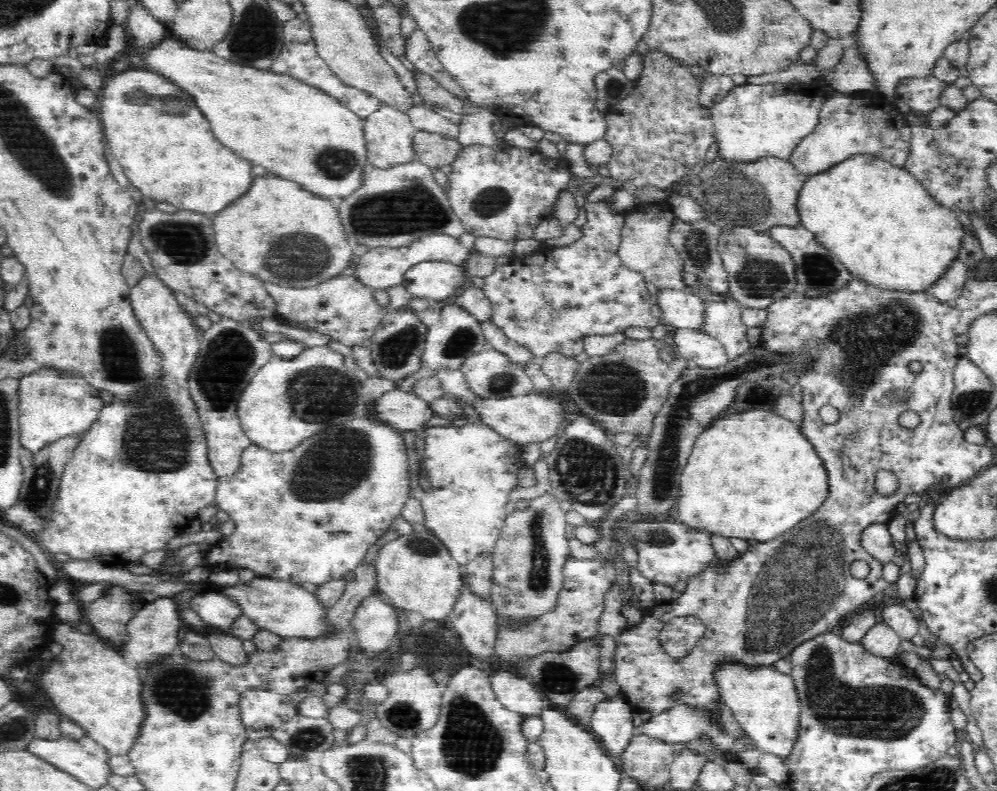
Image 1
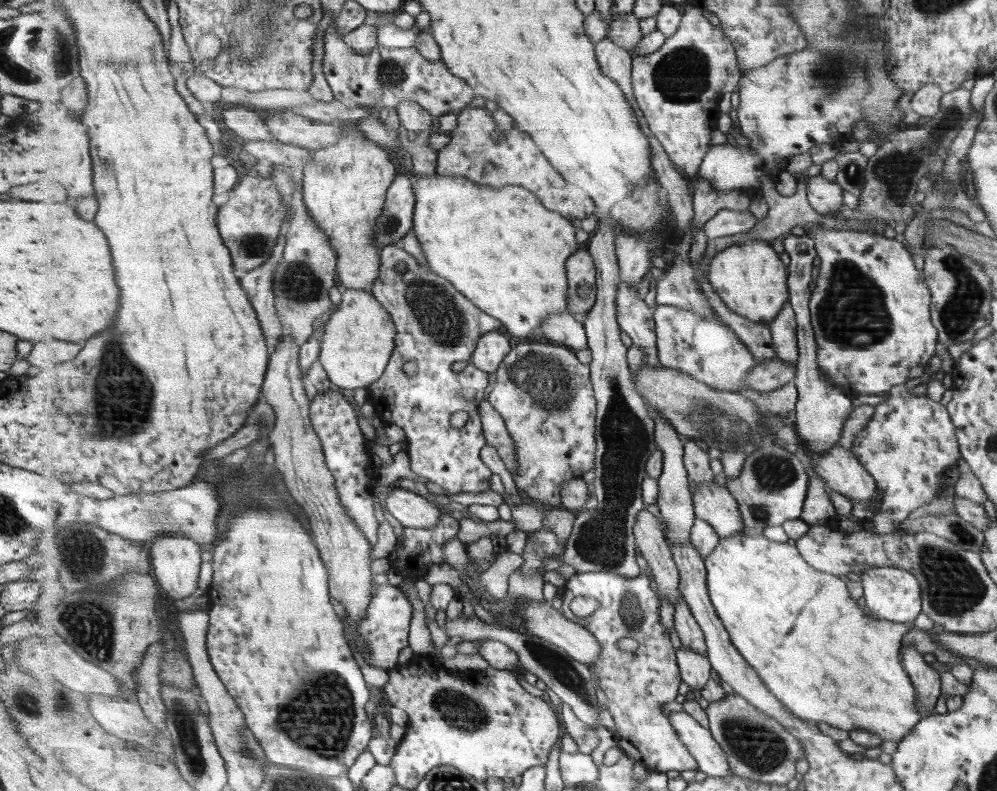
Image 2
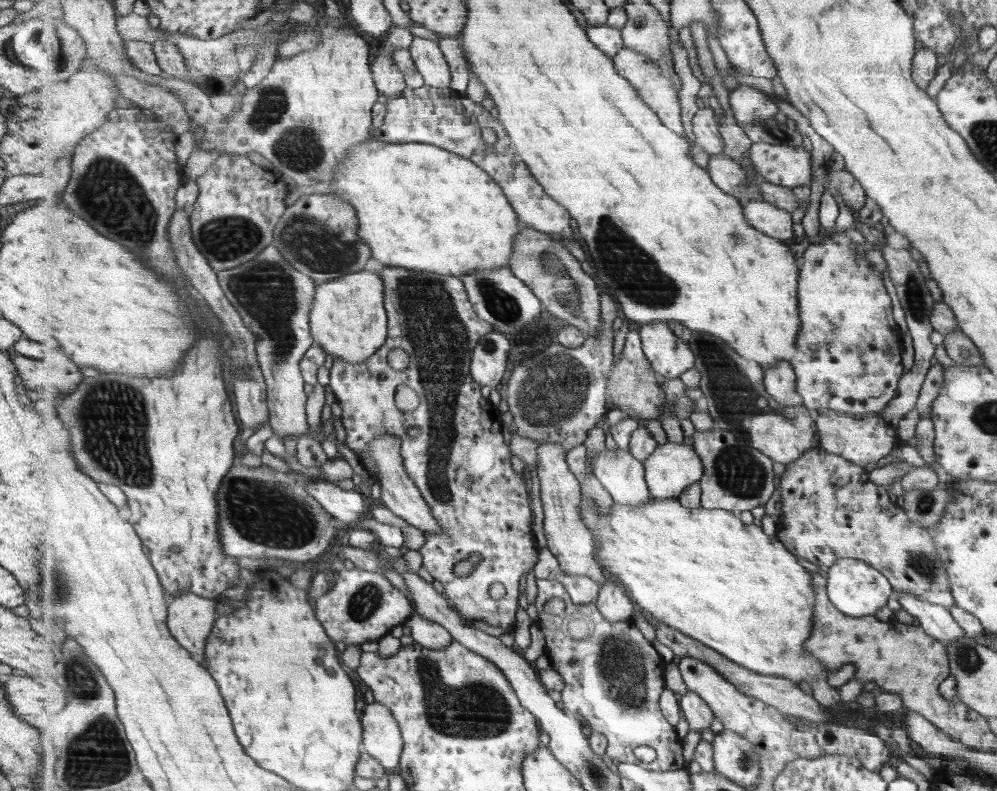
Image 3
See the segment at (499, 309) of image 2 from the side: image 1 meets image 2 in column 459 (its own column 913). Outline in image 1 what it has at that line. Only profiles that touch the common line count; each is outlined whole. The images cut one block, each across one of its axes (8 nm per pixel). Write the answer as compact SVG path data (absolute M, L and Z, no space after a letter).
M854 154L850 158L842 160L830 166L828 170L822 170L819 174L806 176L804 185L798 191L796 196L796 213L798 213L798 221L804 229L810 231L816 241L822 245L828 252L836 257L838 261L848 269L848 272L855 278L866 281L868 284L878 286L880 288L891 288L892 290L911 290L916 292L928 292L930 284L934 284L942 272L946 270L946 266L957 258L958 252L961 248L961 241L965 235L965 230L962 223L958 221L956 212L953 209L946 208L940 204L928 191L926 191L917 181L912 177L912 174L905 169L905 167L894 166L891 162L878 158L874 154Z

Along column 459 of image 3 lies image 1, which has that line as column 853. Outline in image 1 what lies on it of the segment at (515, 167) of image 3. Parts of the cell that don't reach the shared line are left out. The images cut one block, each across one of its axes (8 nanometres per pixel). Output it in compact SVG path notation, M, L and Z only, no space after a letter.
M878 90L836 92L825 99L816 128L801 138L792 150L789 161L804 176L819 174L854 154L874 154L902 168L908 158L910 145L911 128L906 116L883 93Z

